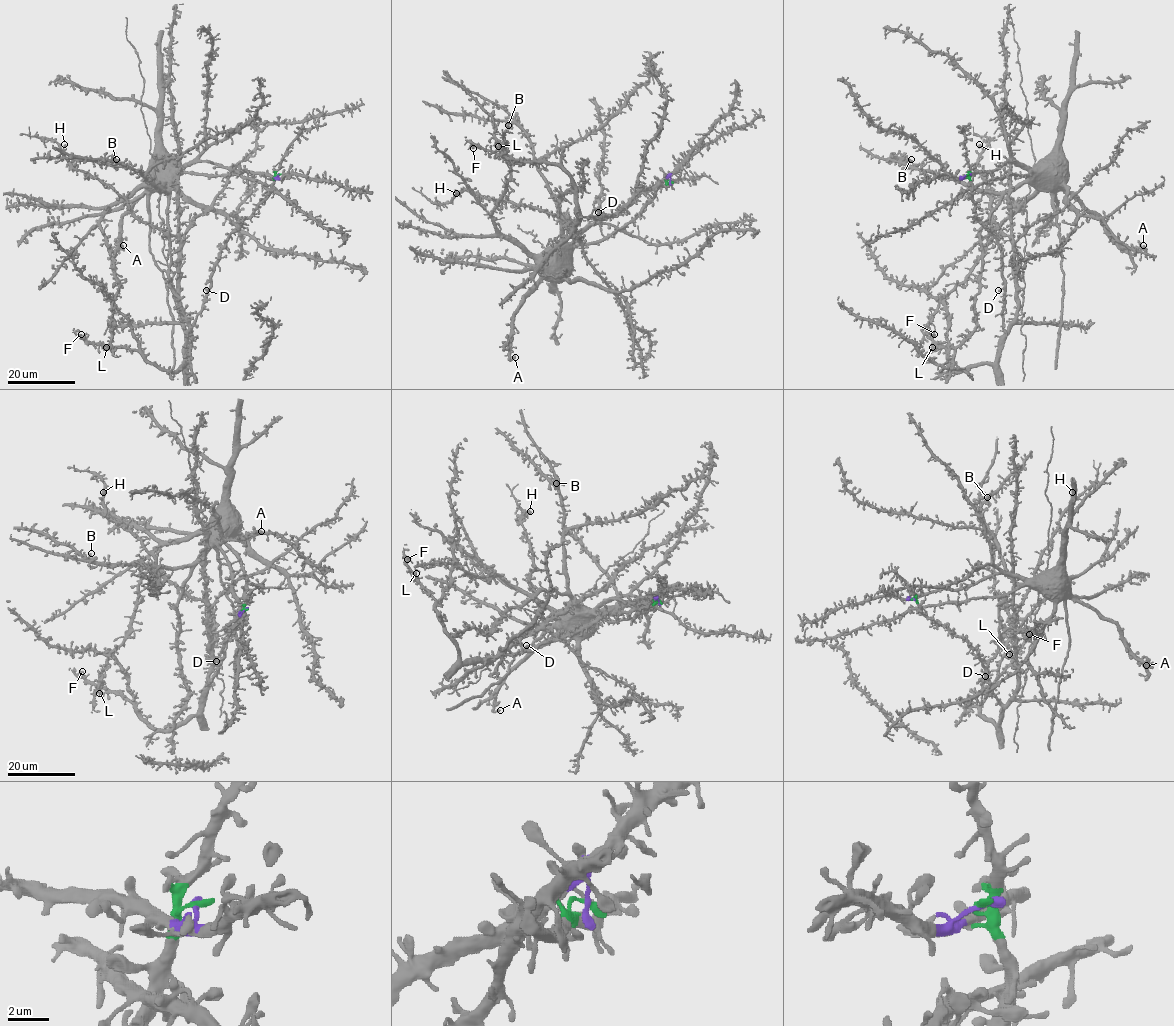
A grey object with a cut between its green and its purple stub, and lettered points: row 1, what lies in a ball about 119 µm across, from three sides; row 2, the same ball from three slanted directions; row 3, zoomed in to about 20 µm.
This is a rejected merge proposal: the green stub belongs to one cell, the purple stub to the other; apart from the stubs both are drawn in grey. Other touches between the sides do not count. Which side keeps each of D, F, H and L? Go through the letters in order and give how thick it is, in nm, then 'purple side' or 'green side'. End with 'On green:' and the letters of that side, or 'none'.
D: calibre 340 nm; green side
F: calibre 440 nm; green side
H: calibre 480 nm; green side
L: calibre 460 nm; green side
On green: D, F, H, L

